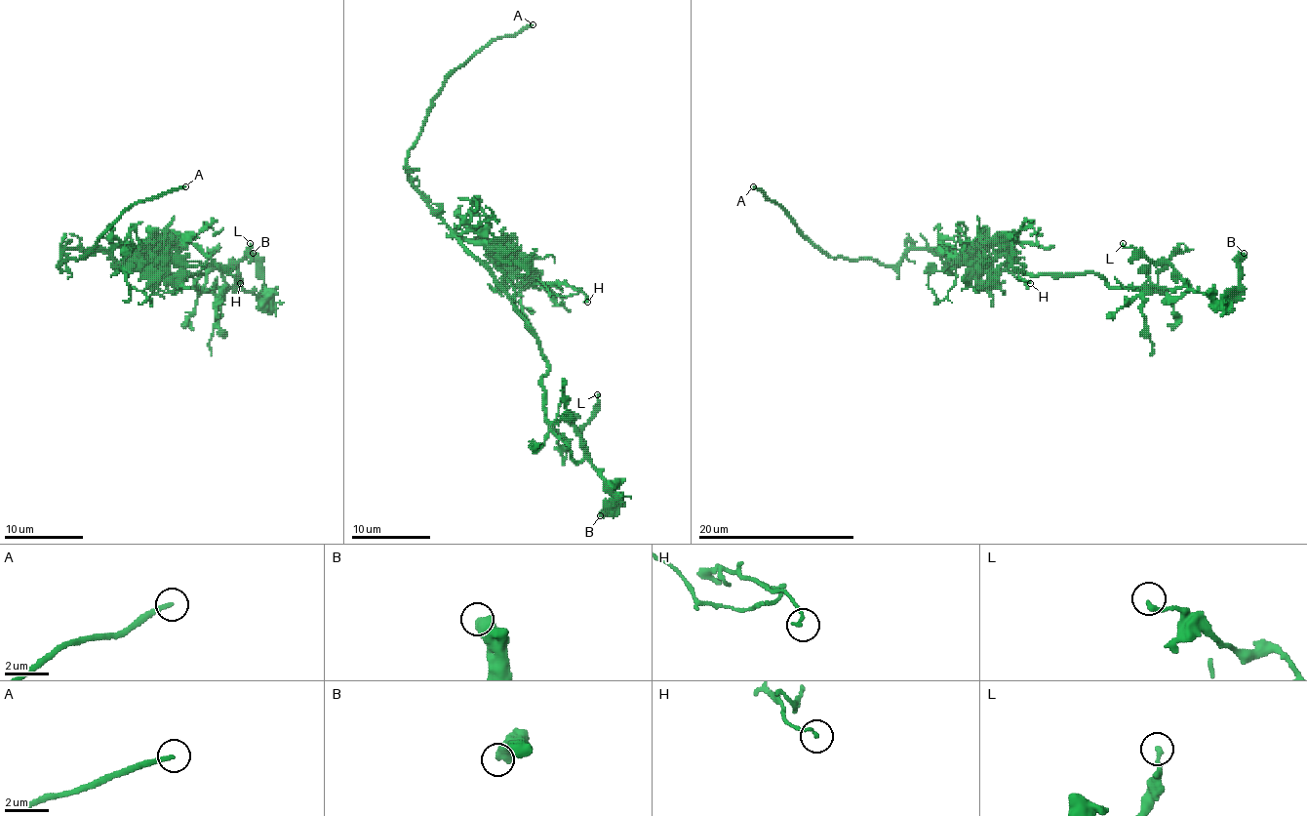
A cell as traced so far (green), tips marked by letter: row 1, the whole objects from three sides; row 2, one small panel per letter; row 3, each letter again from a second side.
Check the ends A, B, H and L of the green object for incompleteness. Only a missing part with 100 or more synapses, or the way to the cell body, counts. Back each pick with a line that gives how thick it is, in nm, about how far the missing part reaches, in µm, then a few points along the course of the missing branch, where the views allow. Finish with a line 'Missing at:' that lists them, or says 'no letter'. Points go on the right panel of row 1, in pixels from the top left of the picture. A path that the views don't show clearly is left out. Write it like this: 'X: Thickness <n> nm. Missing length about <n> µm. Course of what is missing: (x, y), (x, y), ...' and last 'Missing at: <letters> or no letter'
A: Thickness 200 nm. Missing length about 30 µm
Missing at: A

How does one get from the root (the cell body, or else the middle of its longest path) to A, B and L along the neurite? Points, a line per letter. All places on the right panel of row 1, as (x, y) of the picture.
A: (991, 271), (962, 249), (910, 249), (894, 265), (879, 265), (873, 259), (828, 257), (775, 202), (753, 186)
B: (991, 271), (1095, 273), (1119, 289), (1164, 289), (1183, 297), (1189, 287), (1222, 301), (1238, 285), (1244, 253)
L: (991, 271), (1095, 273), (1119, 289), (1164, 289), (1171, 297), (1189, 291), (1166, 261), (1152, 261), (1123, 243)

